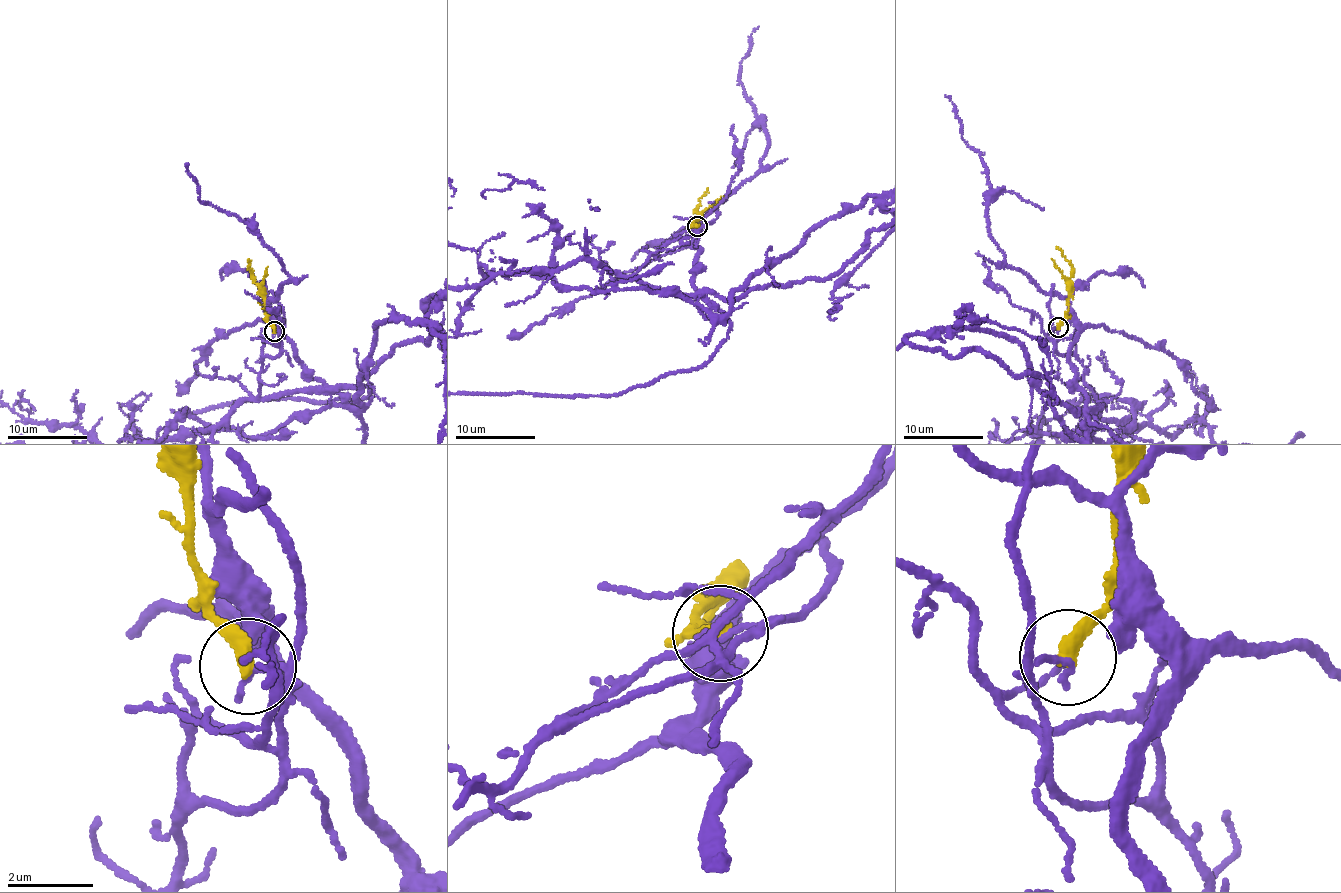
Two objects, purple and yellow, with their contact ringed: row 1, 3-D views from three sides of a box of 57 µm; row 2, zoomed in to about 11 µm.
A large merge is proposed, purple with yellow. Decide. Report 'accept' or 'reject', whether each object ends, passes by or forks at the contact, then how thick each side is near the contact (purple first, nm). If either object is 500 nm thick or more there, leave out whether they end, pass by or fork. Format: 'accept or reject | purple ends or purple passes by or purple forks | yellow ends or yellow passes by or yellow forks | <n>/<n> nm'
reject | purple passes by | yellow ends | 110/400 nm

